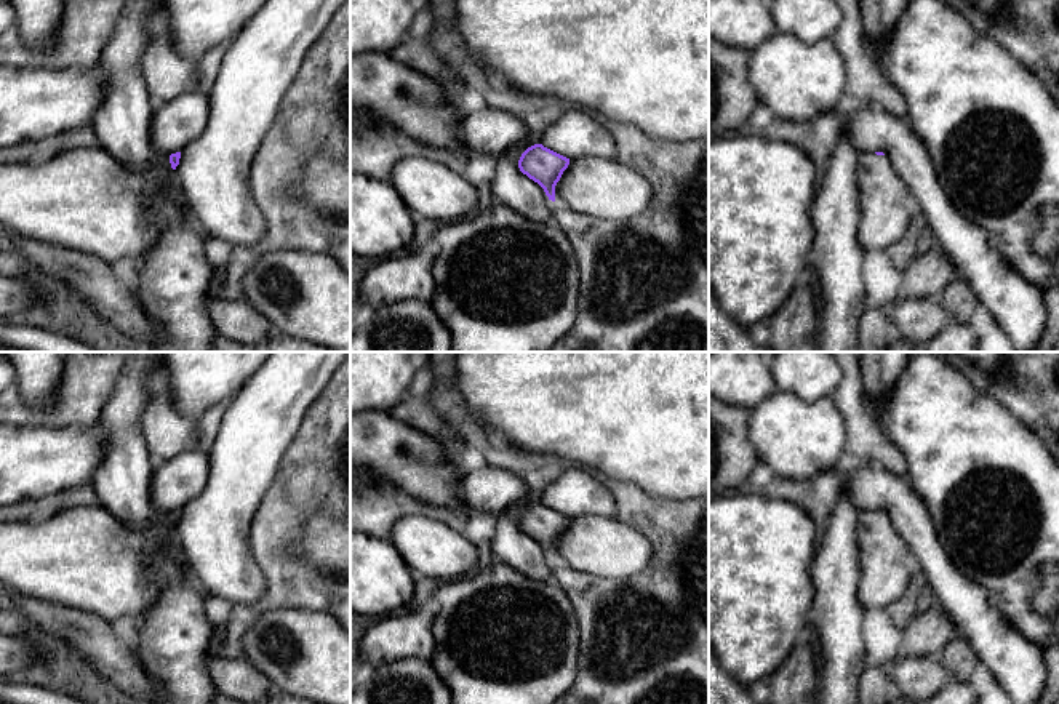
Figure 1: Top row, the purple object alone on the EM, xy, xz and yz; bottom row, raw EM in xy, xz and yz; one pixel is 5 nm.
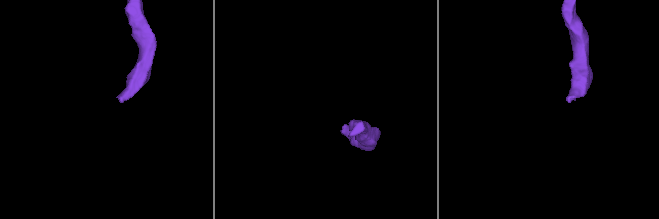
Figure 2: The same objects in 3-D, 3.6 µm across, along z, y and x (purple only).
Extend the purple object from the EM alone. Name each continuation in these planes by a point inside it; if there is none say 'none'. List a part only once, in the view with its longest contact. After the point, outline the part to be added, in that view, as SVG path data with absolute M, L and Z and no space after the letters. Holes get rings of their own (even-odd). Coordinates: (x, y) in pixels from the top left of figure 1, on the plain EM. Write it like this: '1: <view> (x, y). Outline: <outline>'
1: xz (602, 546). Outline: M569 517L555 544L555 562L601 578L629 578L648 566L653 546L633 526L614 517Z

